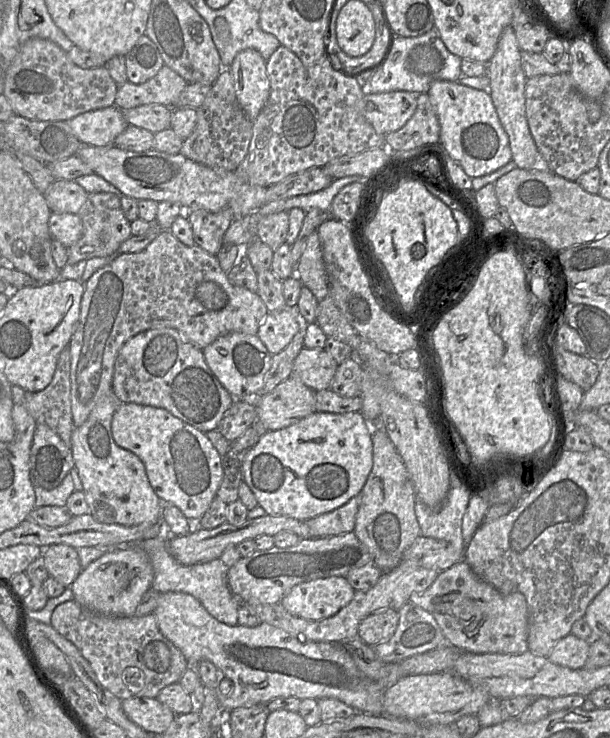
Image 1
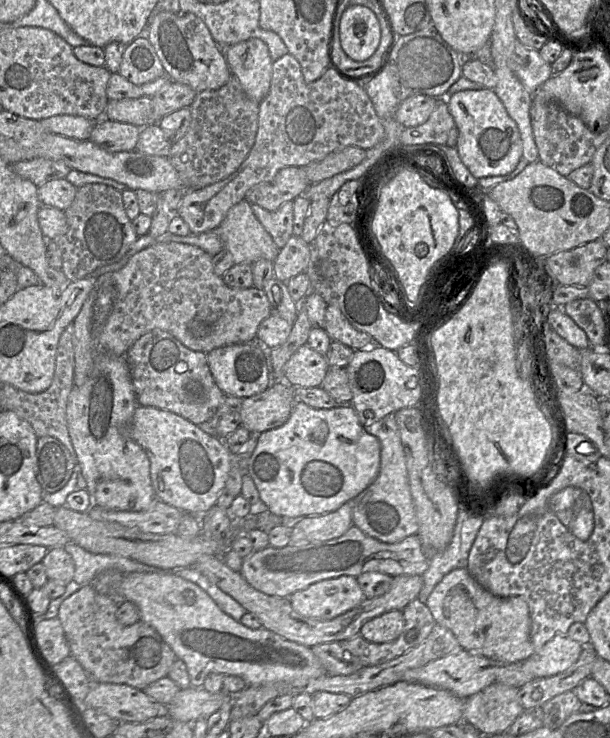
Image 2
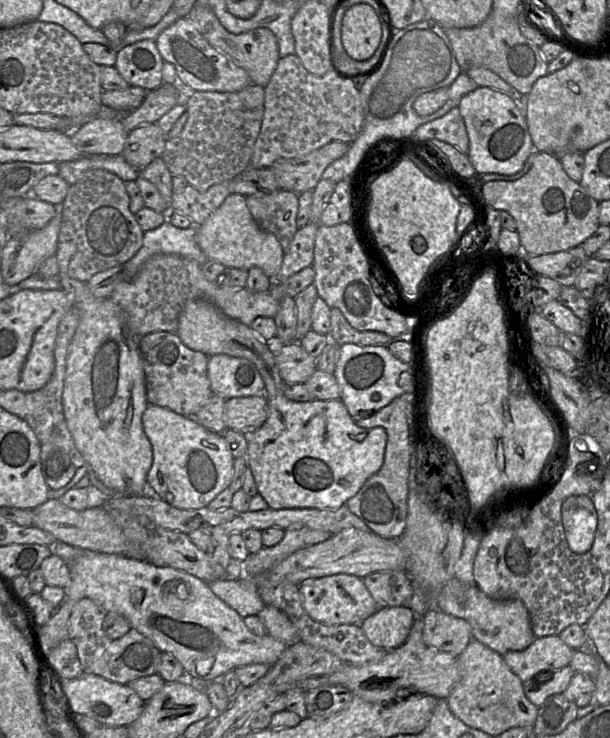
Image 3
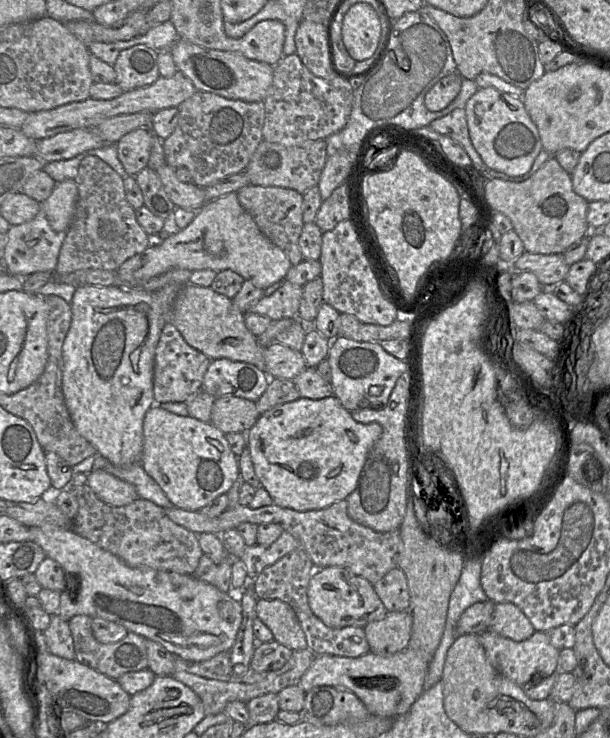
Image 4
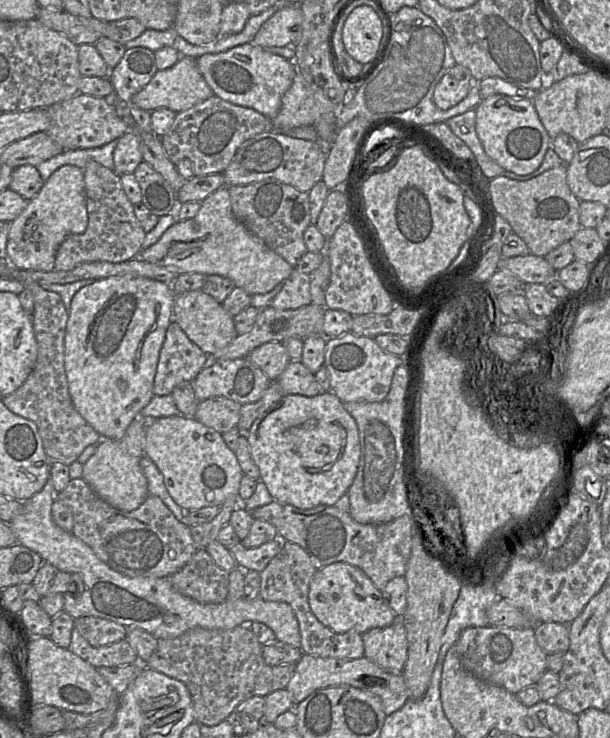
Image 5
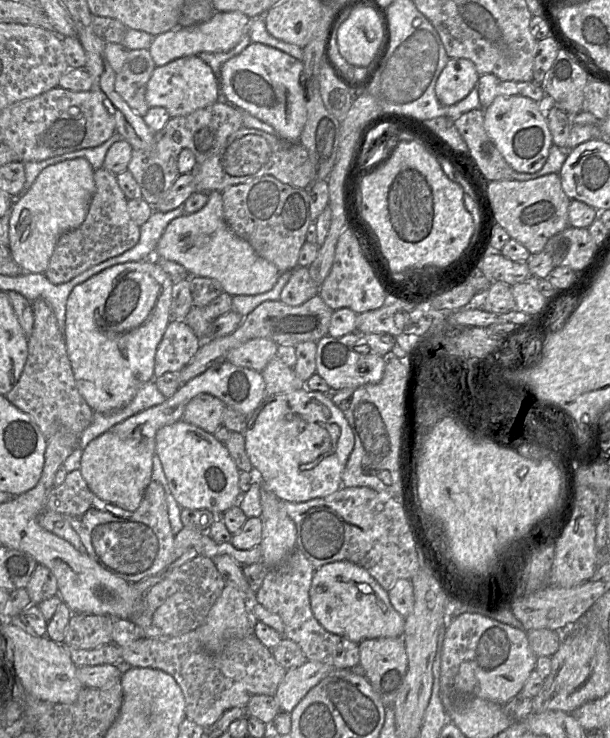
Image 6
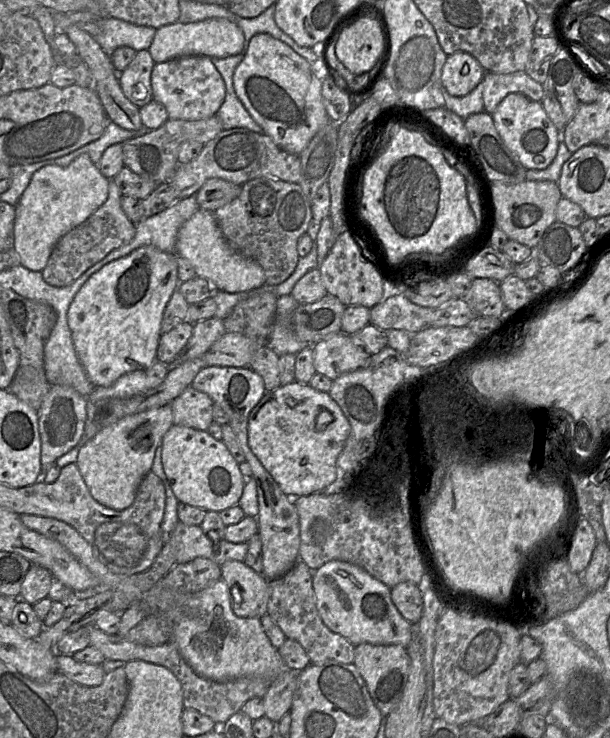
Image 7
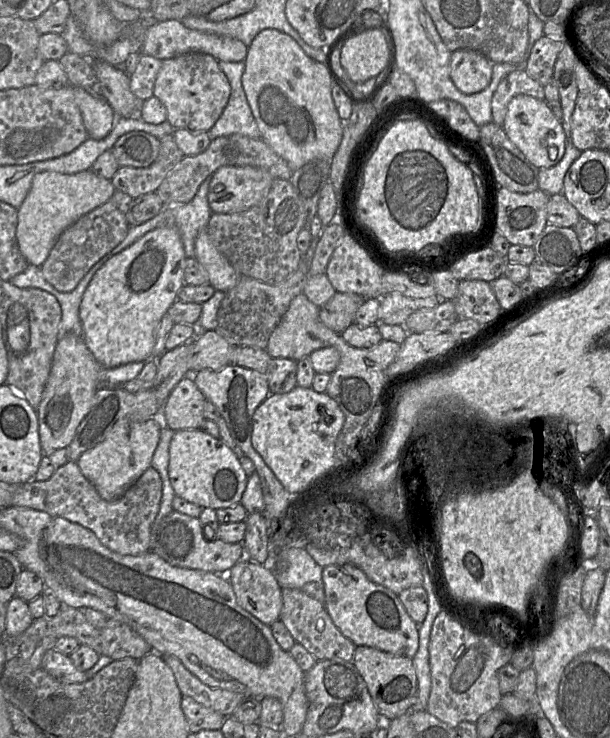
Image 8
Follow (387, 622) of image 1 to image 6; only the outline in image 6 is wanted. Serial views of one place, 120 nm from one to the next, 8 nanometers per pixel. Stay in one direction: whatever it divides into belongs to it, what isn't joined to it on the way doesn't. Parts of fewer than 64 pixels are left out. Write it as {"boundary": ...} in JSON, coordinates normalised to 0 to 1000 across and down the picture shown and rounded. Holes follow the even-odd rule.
{"boundary":[[[659,863],[613,864],[589,871],[589,901],[633,958],[643,958],[662,923],[669,890]]]}

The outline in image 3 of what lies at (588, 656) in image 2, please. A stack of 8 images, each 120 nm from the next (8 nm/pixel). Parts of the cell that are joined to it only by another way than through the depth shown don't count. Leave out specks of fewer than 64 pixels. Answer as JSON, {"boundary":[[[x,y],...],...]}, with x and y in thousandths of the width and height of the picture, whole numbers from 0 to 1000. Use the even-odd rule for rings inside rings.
{"boundary":[[[934,901],[911,911],[900,909],[890,913],[890,919],[859,924],[859,939],[869,951],[885,958],[898,944],[921,940],[931,932],[943,912]]]}

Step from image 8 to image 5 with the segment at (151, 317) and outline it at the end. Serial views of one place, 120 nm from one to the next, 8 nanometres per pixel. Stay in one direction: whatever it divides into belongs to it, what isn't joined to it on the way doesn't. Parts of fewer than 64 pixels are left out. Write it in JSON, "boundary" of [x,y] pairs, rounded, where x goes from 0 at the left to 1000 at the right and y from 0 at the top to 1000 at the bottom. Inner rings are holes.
{"boundary":[[[208,371],[162,378],[133,390],[118,404],[107,451],[105,495],[118,545],[133,564],[162,587],[166,593],[198,596],[216,570],[230,562],[231,556],[248,543],[252,512],[262,480],[270,459],[272,447],[284,435],[285,394],[280,386],[257,379]]]}

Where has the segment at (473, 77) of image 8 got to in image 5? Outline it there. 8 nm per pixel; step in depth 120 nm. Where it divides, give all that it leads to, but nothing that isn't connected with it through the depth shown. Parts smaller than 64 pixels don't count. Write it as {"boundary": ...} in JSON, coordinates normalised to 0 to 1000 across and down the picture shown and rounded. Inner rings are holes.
{"boundary":[[[746,87],[736,92],[710,123],[710,138],[723,149],[734,149],[754,140],[769,126],[775,114],[784,114],[769,93]]]}

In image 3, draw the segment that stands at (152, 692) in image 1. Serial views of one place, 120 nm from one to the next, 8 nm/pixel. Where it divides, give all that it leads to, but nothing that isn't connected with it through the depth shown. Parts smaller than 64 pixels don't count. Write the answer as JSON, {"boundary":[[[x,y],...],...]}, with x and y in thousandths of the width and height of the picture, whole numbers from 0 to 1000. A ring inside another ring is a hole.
{"boundary":[[[146,810],[131,812],[116,828],[111,843],[111,866],[125,875],[136,912],[154,913],[193,927],[256,913],[264,882],[251,870],[213,851],[202,863],[184,867],[167,851],[174,828]]]}

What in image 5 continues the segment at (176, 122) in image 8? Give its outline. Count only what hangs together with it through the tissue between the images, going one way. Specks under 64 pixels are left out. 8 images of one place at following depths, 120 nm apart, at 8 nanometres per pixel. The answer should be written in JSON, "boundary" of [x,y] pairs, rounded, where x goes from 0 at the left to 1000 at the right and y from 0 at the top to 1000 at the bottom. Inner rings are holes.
{"boundary":[[[297,76],[293,83],[280,92],[257,95],[244,112],[216,131],[215,138],[220,144],[243,152],[259,146],[274,146],[292,153],[333,138],[349,129],[349,123],[323,91],[321,80]]]}

